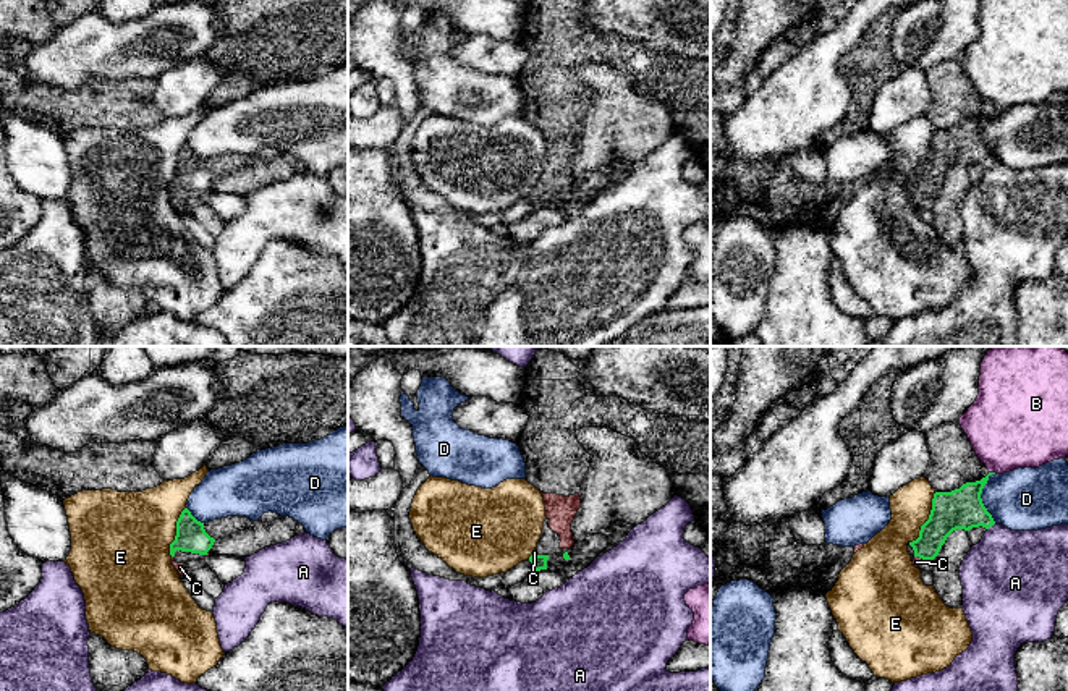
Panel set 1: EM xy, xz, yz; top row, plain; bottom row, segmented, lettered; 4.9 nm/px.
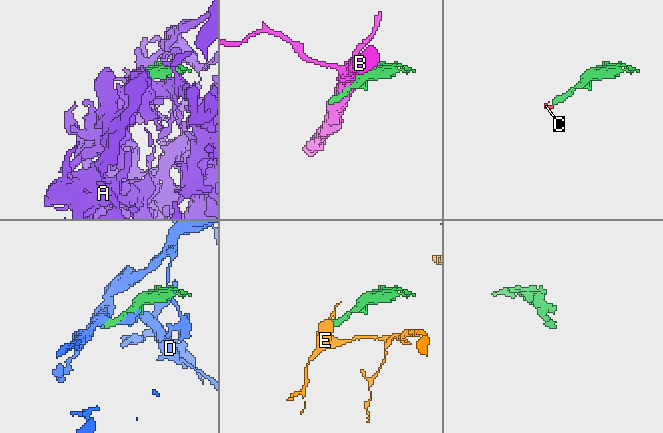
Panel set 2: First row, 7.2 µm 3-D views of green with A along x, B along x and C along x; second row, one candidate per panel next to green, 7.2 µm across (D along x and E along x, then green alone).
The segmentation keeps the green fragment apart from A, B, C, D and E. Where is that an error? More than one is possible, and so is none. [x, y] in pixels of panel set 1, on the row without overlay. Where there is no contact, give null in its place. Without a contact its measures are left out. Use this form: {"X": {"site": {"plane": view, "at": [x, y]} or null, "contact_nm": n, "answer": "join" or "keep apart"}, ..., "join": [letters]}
{"A": {"site": {"plane": "yz", "at": [991, 162]}, "contact_nm": 50, "answer": "keep apart"}, "B": {"site": {"plane": "yz", "at": [992, 110]}, "contact_nm": 40, "answer": "keep apart"}, "C": {"site": {"plane": "yz", "at": [919, 195]}, "contact_nm": 50, "answer": "join"}, "D": {"site": {"plane": "yz", "at": [981, 136]}, "contact_nm": 260, "answer": "keep apart"}, "E": {"site": {"plane": "yz", "at": [929, 156]}, "contact_nm": 280, "answer": "keep apart"}, "join": ["C"]}

